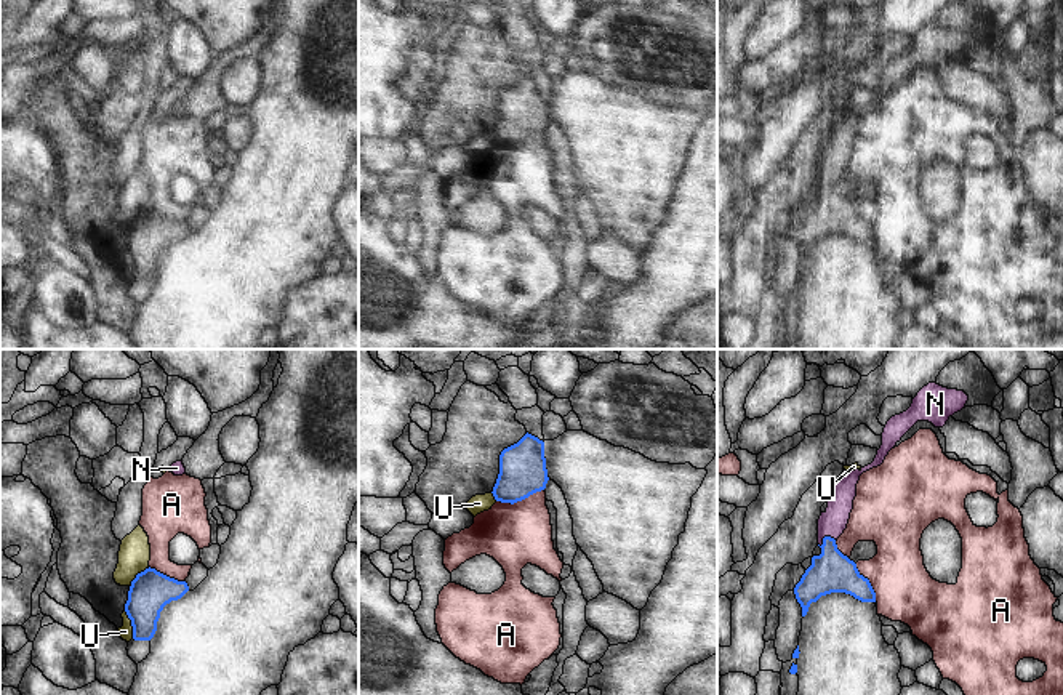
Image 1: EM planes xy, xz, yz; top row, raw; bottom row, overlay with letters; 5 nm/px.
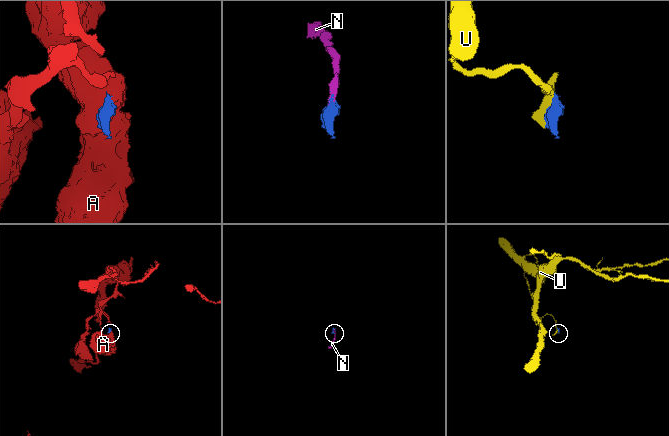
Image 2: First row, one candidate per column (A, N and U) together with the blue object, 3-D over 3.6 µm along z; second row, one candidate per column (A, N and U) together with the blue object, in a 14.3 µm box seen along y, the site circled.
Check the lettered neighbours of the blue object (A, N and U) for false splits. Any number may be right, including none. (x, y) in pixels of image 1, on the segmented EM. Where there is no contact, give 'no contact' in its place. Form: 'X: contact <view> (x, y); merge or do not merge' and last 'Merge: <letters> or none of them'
A: contact xz (519, 500); do not merge
N: contact yz (825, 537); merge
U: contact xy (132, 625); do not merge
Merge: N

